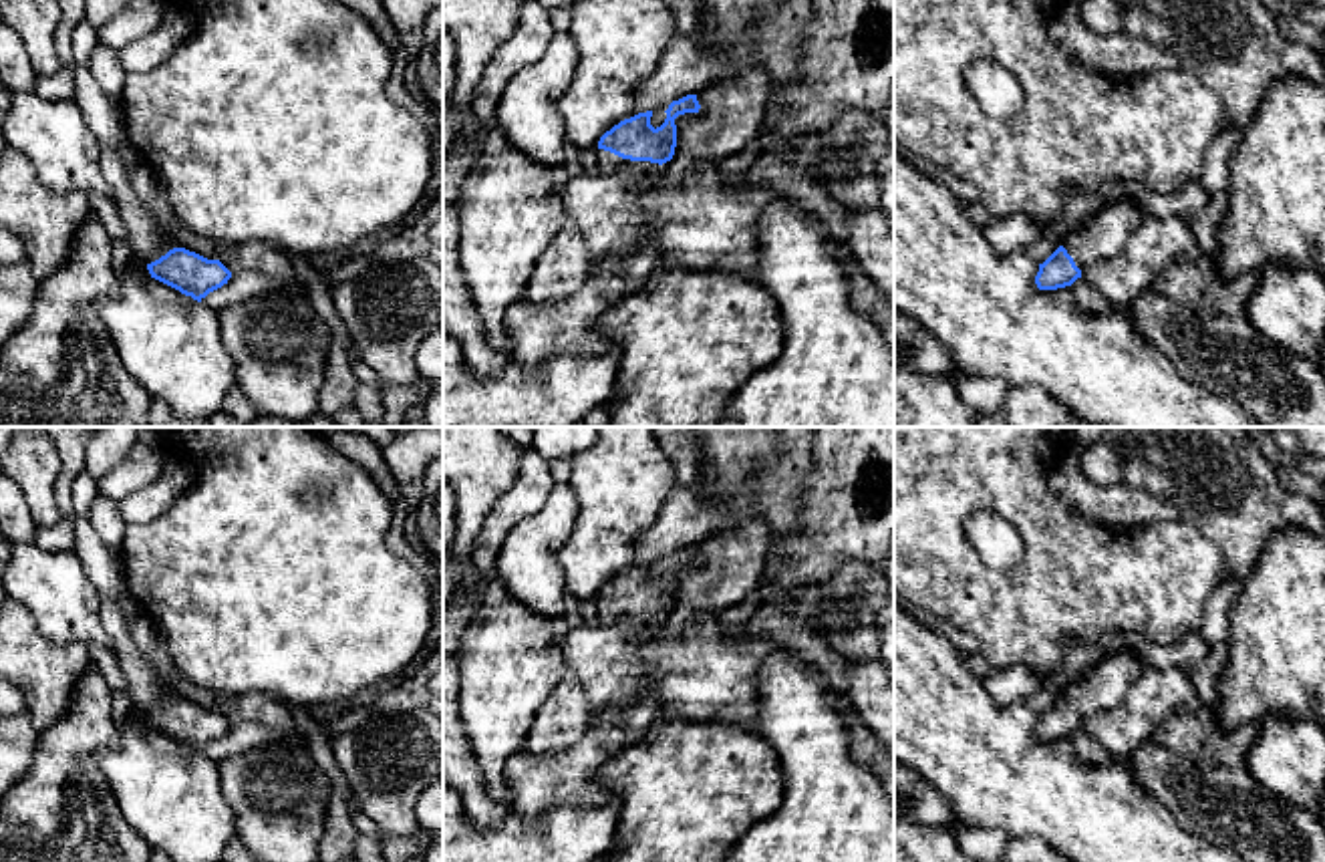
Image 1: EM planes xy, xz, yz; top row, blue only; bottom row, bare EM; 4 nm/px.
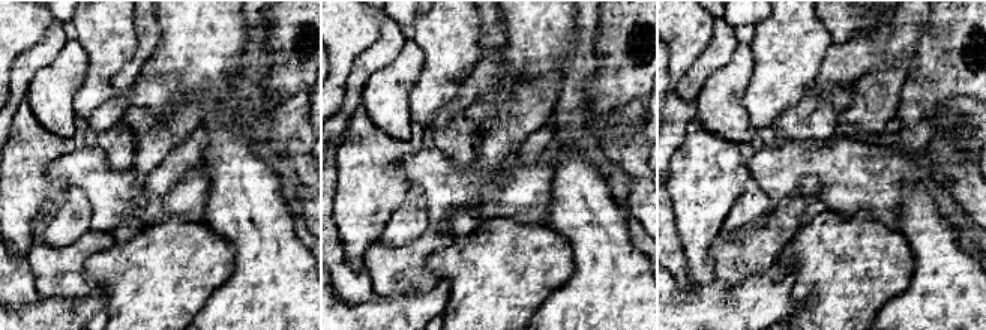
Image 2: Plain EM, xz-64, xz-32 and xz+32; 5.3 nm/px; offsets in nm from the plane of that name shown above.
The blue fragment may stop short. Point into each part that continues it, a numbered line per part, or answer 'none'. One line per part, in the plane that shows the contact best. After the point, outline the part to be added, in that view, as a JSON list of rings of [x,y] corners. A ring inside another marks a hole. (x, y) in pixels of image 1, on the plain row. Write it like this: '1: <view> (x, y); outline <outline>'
1: xz (639, 625); outline [[[598,600],[598,624],[600,626],[618,626],[624,624],[626,630],[636,638],[648,638],[660,624],[658,614],[650,612],[630,612],[622,610],[610,602]]]

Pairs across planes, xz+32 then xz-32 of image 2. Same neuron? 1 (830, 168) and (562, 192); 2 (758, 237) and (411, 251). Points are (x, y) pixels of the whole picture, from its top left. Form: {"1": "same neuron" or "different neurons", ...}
{"1": "different neurons", "2": "same neuron"}

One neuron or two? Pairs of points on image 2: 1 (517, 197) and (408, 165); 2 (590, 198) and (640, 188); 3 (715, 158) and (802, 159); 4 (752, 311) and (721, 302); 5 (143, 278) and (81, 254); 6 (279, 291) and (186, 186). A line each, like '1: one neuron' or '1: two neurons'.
1: one neuron
2: two neurons
3: two neurons
4: one neuron
5: two neurons
6: two neurons

